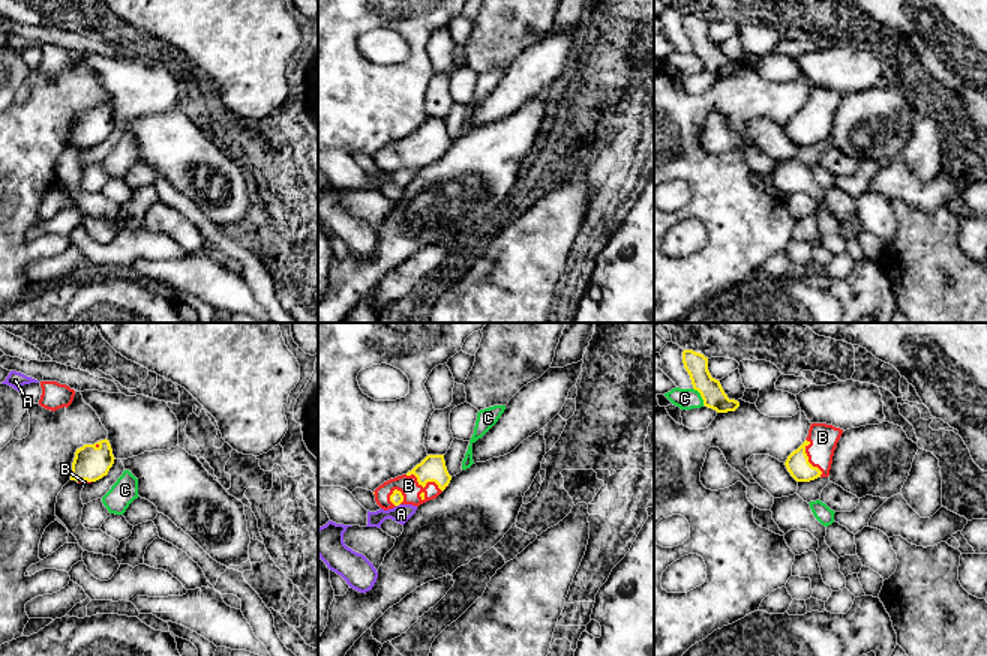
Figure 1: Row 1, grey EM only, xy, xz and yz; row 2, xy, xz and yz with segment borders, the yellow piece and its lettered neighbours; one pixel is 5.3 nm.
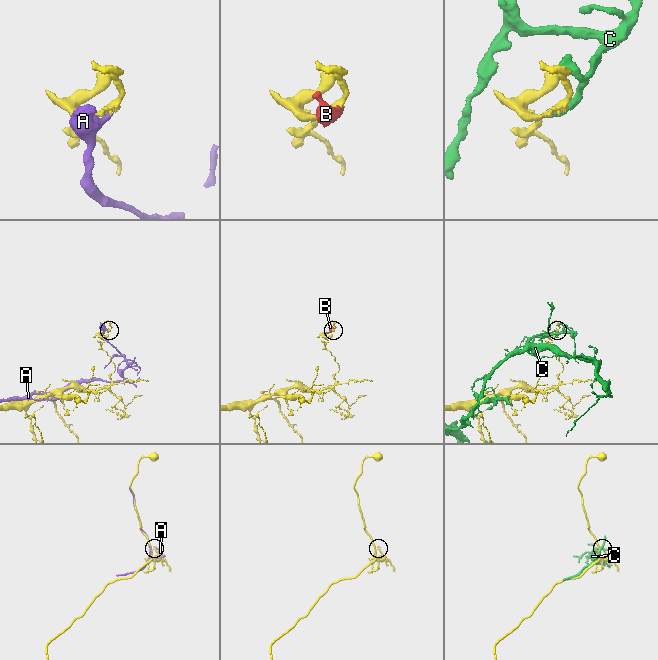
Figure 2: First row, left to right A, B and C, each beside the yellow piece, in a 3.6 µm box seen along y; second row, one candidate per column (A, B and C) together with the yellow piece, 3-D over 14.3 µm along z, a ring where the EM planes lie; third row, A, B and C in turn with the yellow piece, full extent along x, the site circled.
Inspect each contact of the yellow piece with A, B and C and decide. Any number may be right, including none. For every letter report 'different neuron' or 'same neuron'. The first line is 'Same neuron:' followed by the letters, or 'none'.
Same neuron: B
A: different neuron
B: same neuron
C: different neuron

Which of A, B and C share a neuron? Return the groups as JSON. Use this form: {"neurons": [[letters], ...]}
{"neurons": [["A"], ["B"], ["C"]]}

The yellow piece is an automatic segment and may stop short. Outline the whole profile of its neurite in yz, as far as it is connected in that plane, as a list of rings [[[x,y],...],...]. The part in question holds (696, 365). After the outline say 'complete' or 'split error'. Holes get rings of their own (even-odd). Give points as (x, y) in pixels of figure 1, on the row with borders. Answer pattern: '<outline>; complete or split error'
[[[693,350],[682,351],[682,363],[690,375],[693,389],[704,399],[704,405],[717,413],[735,411],[740,402],[729,399],[718,380],[712,378],[708,371],[708,357]]]; complete

